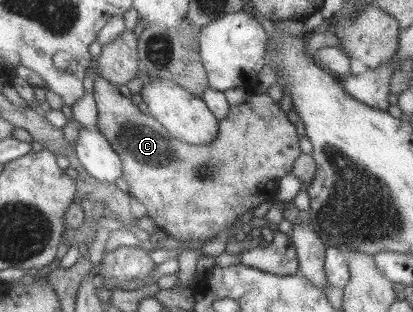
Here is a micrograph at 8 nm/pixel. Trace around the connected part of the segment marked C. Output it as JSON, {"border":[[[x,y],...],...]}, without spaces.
{"border":[[[93,74],[93,91],[91,94],[94,97],[98,113],[96,127],[100,130],[101,135],[103,135],[103,137],[110,143],[113,151],[115,151],[121,159],[123,175],[120,177],[127,184],[128,193],[135,197],[139,203],[144,205],[147,217],[151,217],[151,221],[155,223],[159,231],[164,232],[168,236],[171,235],[171,237],[176,240],[199,241],[202,245],[204,242],[213,239],[219,231],[223,231],[223,229],[230,227],[230,225],[236,225],[237,219],[239,219],[240,215],[253,210],[257,205],[263,203],[263,201],[274,197],[278,181],[281,177],[290,173],[295,158],[300,154],[299,144],[297,144],[299,141],[297,131],[295,131],[295,127],[289,122],[289,120],[287,120],[287,107],[284,104],[273,102],[265,92],[261,94],[251,94],[244,102],[230,105],[224,118],[218,120],[217,135],[210,142],[207,142],[206,144],[190,144],[171,137],[171,134],[154,117],[143,114],[141,111],[137,110],[137,106],[134,105],[130,99],[125,98],[120,94],[116,86],[114,86],[109,80],[102,78],[99,74]]]}

